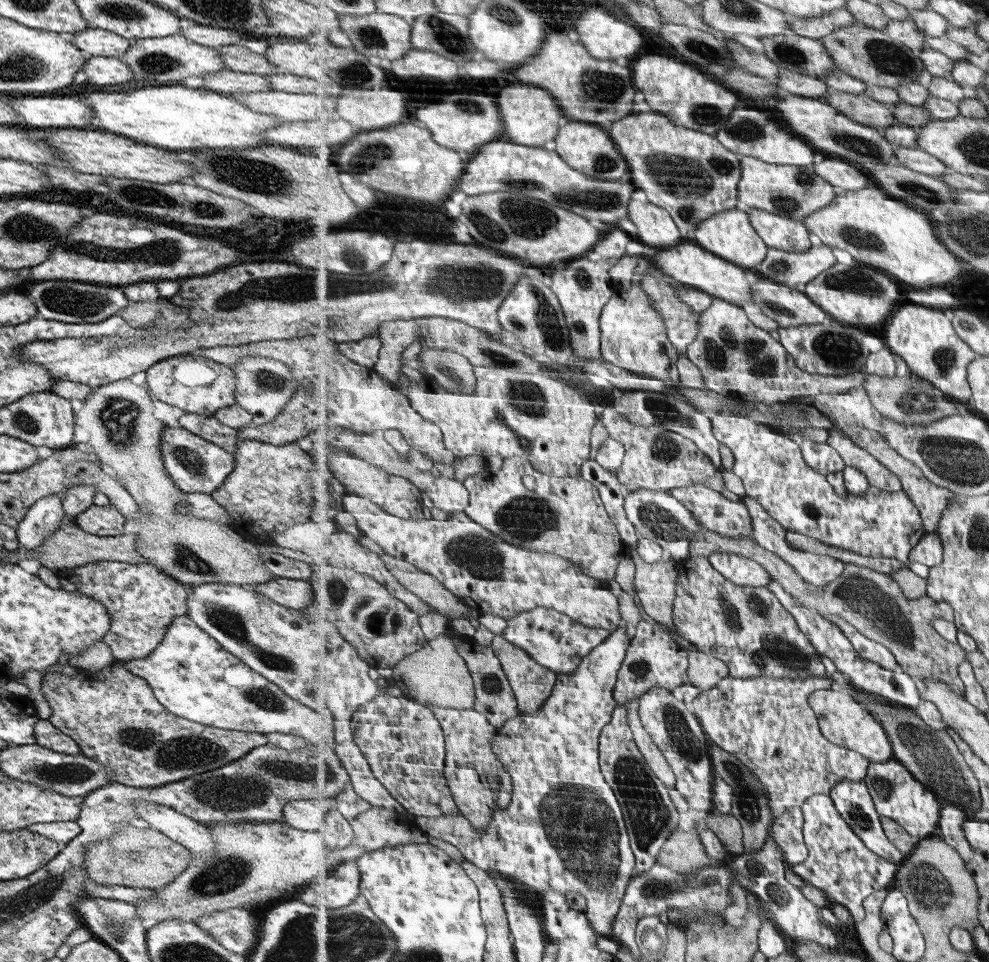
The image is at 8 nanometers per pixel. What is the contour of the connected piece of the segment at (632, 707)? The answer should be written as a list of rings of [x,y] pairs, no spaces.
[[[634,698],[626,704],[629,709],[628,721],[633,729],[633,736],[638,744],[639,750],[644,754],[645,760],[649,766],[655,771],[655,774],[667,785],[668,788],[675,788],[673,784],[675,774],[673,774],[672,766],[667,762],[667,758],[663,756],[663,752],[659,750],[657,743],[651,740],[651,736],[647,734],[641,720],[639,720],[639,701]]]

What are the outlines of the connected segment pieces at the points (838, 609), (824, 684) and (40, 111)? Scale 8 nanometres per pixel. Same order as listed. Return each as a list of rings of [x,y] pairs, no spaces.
[[[699,531],[693,539],[690,556],[709,557],[714,552],[737,553],[756,560],[761,566],[768,569],[772,578],[778,580],[785,587],[786,592],[789,592],[807,609],[841,616],[867,638],[888,646],[896,656],[901,670],[905,673],[918,676],[922,680],[923,678],[944,680],[951,690],[965,696],[966,686],[961,678],[959,668],[961,663],[968,660],[968,652],[963,650],[958,643],[954,644],[947,638],[943,638],[933,626],[933,620],[937,620],[937,618],[956,622],[956,614],[951,605],[936,603],[931,597],[913,600],[905,596],[901,585],[893,575],[883,574],[875,569],[851,563],[845,564],[839,579],[829,583],[828,586],[817,588],[809,584],[778,554],[763,548],[753,537],[735,539],[713,531]]]
[[[830,672],[825,678],[812,676],[811,678],[796,678],[795,680],[789,678],[775,678],[759,676],[755,678],[742,679],[741,677],[734,677],[729,675],[726,679],[721,680],[719,684],[716,684],[713,688],[699,693],[692,701],[691,707],[696,713],[697,718],[700,719],[700,723],[704,728],[709,740],[712,743],[719,745],[722,749],[735,755],[747,768],[751,769],[751,772],[766,786],[769,808],[772,810],[772,815],[775,820],[779,816],[783,816],[789,809],[795,808],[795,806],[802,807],[805,801],[812,796],[818,794],[830,794],[832,788],[840,783],[842,780],[849,779],[852,781],[863,781],[868,775],[869,765],[872,763],[868,758],[865,758],[860,752],[855,750],[849,750],[845,747],[840,747],[833,742],[829,741],[824,736],[821,727],[820,720],[817,718],[816,712],[810,703],[810,696],[821,689],[831,689],[836,687],[834,680],[831,677]]]
[[[33,96],[7,100],[21,116],[21,124],[35,126],[35,132],[51,129],[86,129],[91,124],[92,108],[68,96]]]

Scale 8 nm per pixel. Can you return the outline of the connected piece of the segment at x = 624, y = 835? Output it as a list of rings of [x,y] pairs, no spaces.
[[[621,623],[603,643],[585,656],[576,671],[559,675],[552,695],[540,711],[520,712],[498,728],[499,735],[493,740],[492,749],[512,775],[514,787],[511,804],[506,809],[497,809],[484,831],[476,829],[462,812],[456,817],[415,818],[417,825],[426,833],[454,844],[461,849],[466,860],[483,870],[498,870],[538,893],[547,889],[564,893],[580,892],[588,900],[585,911],[593,928],[599,936],[614,940],[619,946],[623,946],[623,942],[615,939],[612,926],[626,895],[626,888],[634,878],[636,853],[632,849],[620,800],[601,768],[600,738],[619,706],[614,690],[632,639],[628,624]]]

